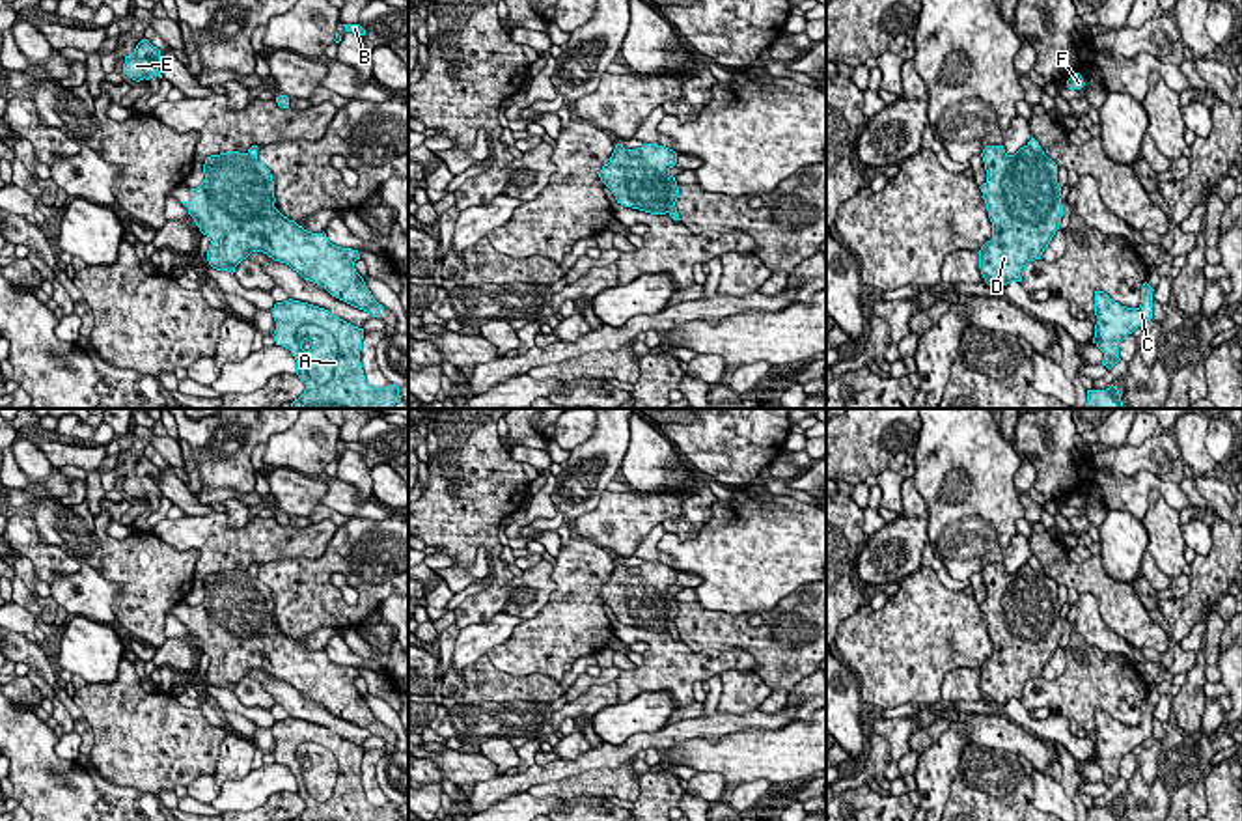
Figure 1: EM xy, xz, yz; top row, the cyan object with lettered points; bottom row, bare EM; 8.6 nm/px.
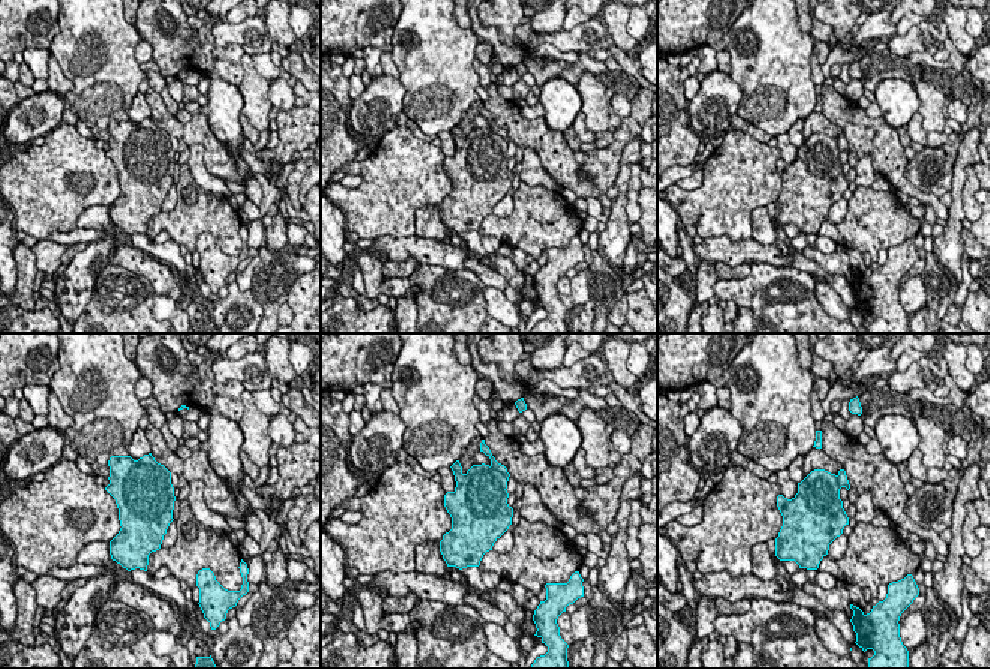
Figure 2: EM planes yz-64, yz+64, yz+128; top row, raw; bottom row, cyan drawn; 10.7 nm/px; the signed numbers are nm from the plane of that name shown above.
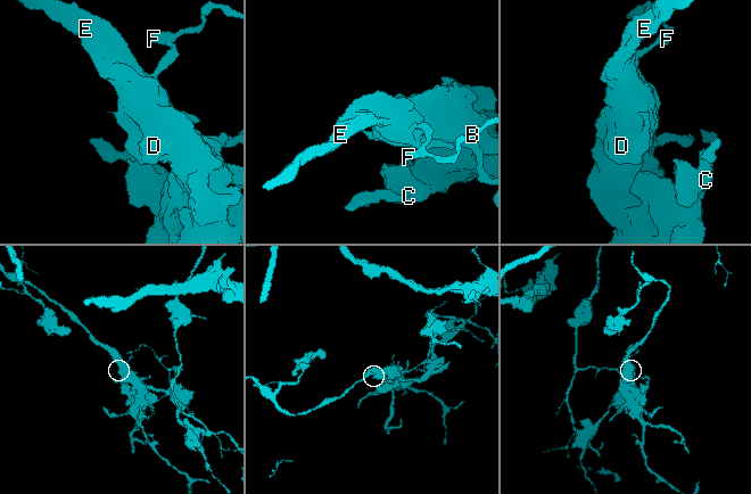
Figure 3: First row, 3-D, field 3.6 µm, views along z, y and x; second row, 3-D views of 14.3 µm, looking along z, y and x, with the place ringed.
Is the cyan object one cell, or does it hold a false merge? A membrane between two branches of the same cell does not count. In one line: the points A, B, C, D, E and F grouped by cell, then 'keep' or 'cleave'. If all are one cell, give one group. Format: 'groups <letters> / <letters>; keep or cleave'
groups A C D E / B F; cleave

